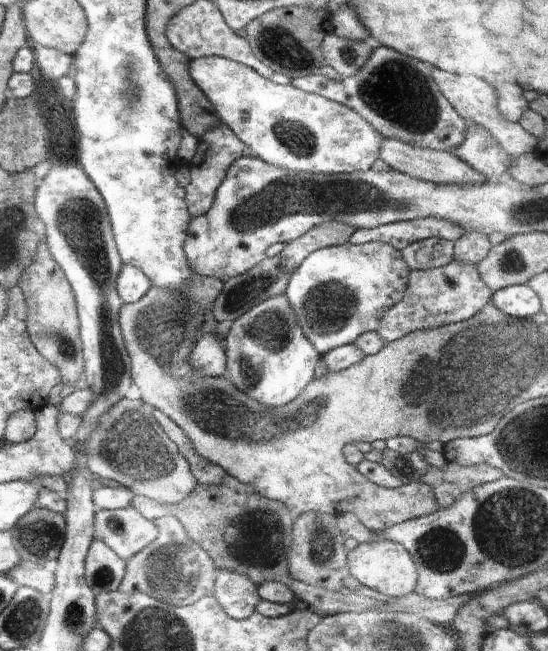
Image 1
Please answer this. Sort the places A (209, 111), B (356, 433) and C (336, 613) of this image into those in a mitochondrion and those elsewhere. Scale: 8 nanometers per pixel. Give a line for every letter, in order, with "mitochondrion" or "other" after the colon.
A: other
B: other
C: other

